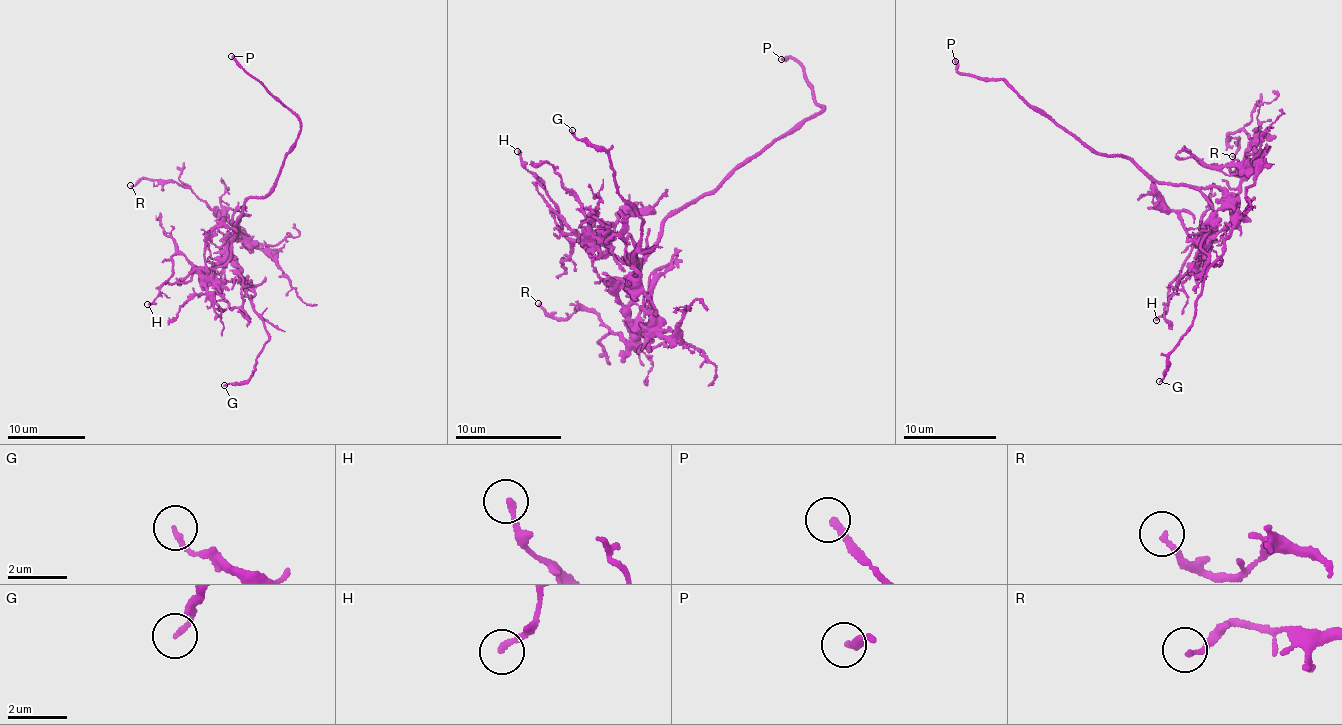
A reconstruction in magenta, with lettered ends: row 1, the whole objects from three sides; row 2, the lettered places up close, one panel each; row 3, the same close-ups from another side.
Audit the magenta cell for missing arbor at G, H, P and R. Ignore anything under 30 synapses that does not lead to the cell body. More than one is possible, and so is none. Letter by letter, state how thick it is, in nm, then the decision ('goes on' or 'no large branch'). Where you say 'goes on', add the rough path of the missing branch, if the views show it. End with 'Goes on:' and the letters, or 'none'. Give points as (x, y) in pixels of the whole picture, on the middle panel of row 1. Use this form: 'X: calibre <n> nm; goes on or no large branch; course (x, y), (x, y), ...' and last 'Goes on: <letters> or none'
G: calibre 140 nm; no large branch
H: calibre 180 nm; no large branch
P: calibre 240 nm; goes on; course (781, 59), (686, 113), (692, 133), (684, 135), (687, 116), (672, 105), (691, 107), (705, 90)
R: calibre 160 nm; no large branch
Goes on: P

